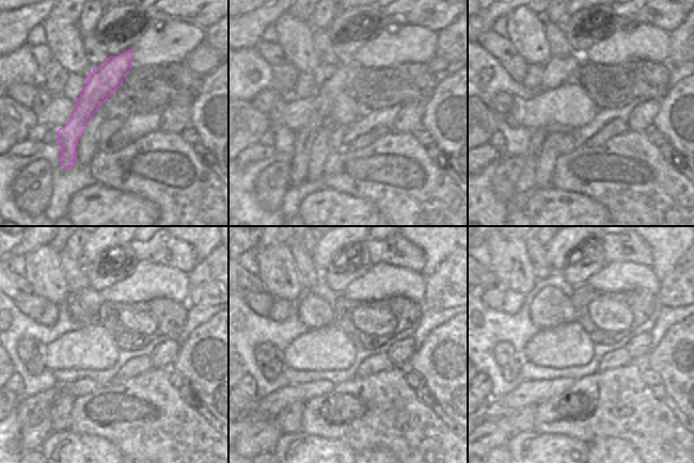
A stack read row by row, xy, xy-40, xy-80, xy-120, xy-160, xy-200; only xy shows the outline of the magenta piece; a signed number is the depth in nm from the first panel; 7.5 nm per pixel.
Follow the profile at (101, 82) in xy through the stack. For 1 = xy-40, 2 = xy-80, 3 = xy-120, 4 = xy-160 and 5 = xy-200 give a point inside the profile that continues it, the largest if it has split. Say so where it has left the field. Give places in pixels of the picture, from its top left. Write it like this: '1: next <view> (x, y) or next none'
1: next xy-40 (341, 81)
2: next xy-80 (525, 184)
3: next xy-120 (32, 435)
4: next xy-160 (262, 436)
5: next xy-200 (489, 436)

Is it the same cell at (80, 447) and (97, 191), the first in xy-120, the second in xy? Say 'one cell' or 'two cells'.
one cell

